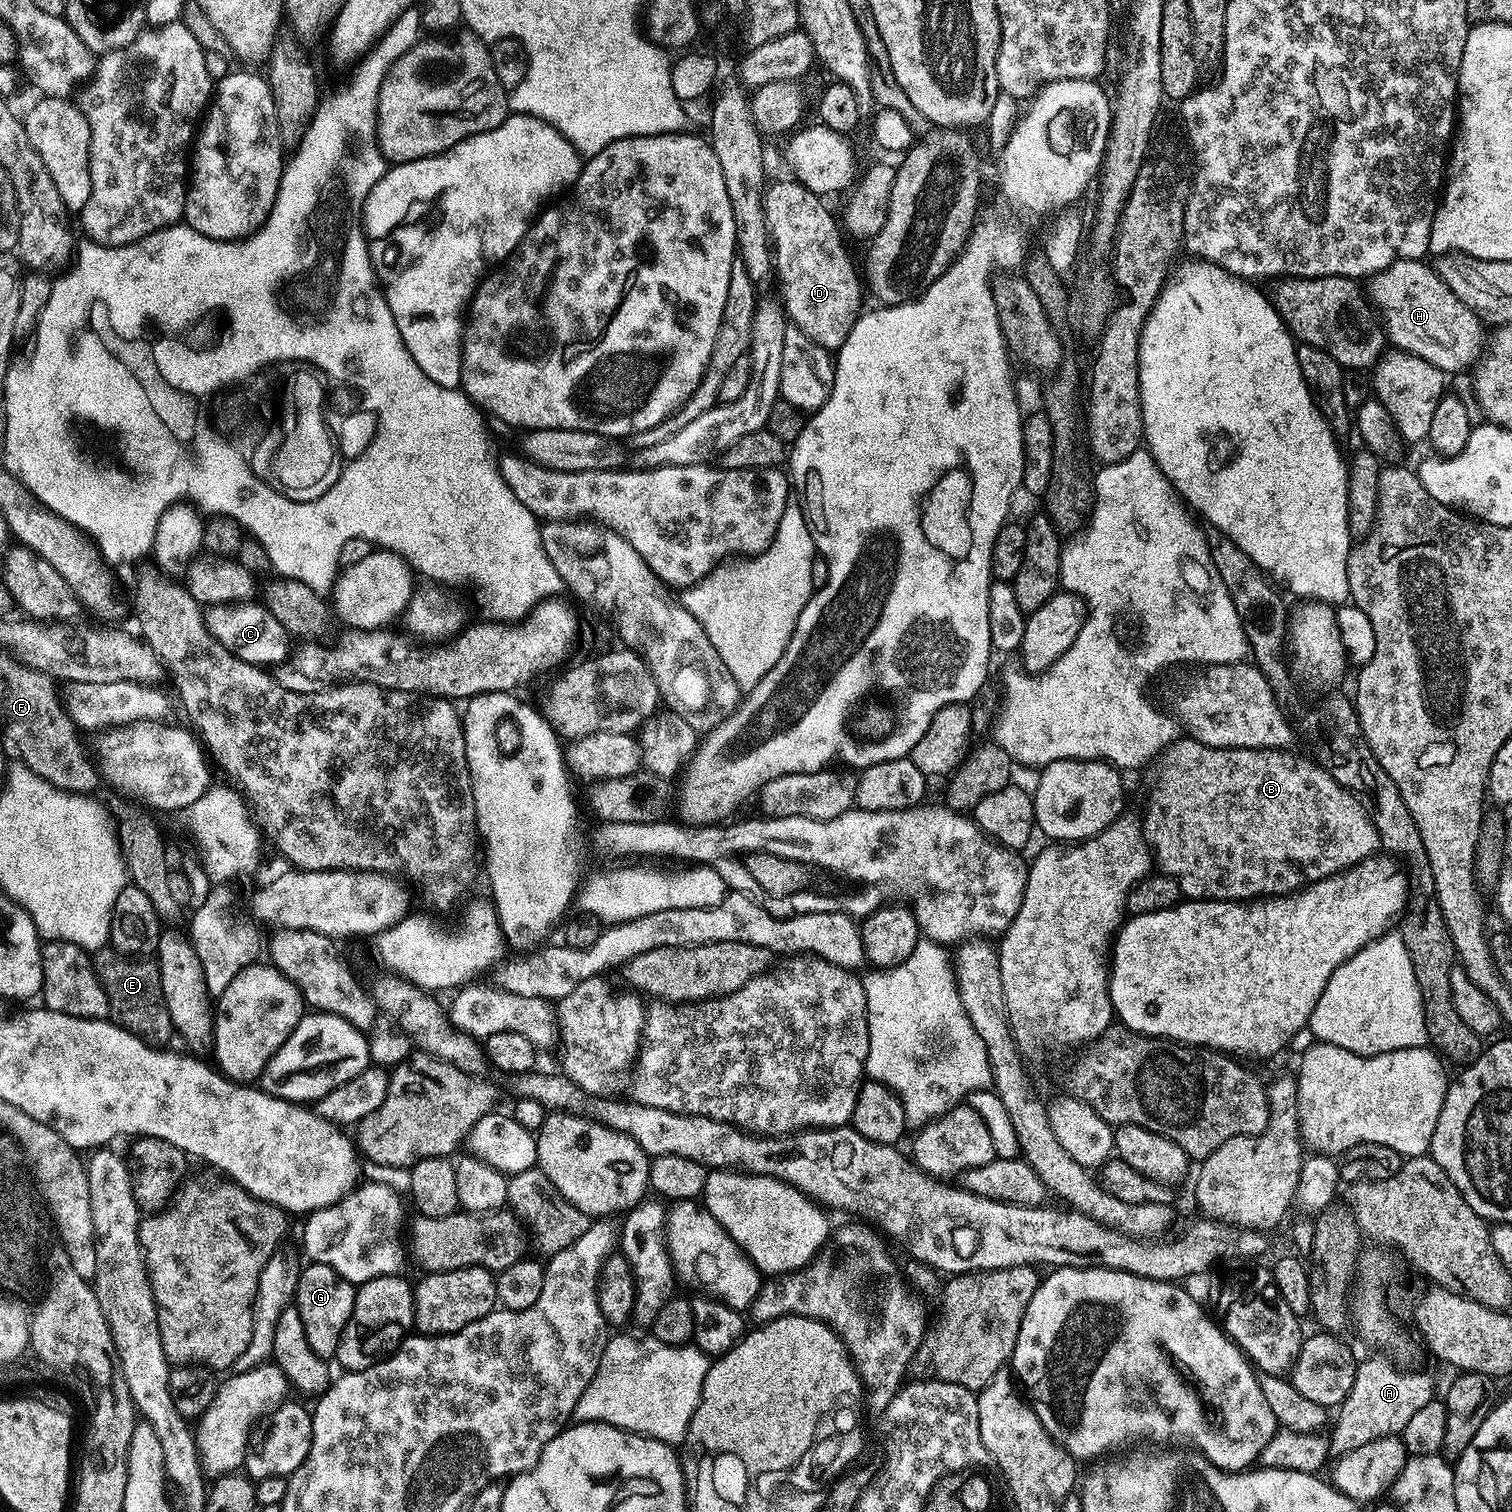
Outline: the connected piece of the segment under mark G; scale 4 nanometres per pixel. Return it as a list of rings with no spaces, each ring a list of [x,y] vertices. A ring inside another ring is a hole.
[[[308,1262],[301,1267],[294,1303],[298,1314],[302,1314],[302,1327],[310,1341],[310,1350],[324,1360],[331,1361],[336,1355],[342,1330],[346,1330],[346,1322],[350,1322],[350,1314],[354,1310],[356,1289],[357,1285],[342,1278],[338,1270],[330,1270],[330,1266]]]

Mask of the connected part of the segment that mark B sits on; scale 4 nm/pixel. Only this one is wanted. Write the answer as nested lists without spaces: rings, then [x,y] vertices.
[[[1177,738],[1174,743],[1168,745],[1158,757],[1158,765],[1160,769],[1157,770],[1156,776],[1160,781],[1152,788],[1152,797],[1148,800],[1148,809],[1142,815],[1142,823],[1144,825],[1144,838],[1148,841],[1148,847],[1151,848],[1154,857],[1154,864],[1163,875],[1170,877],[1171,880],[1176,880],[1180,887],[1181,893],[1189,900],[1254,900],[1257,898],[1267,898],[1270,896],[1287,896],[1299,889],[1301,886],[1307,885],[1314,880],[1325,880],[1327,876],[1333,876],[1339,872],[1346,871],[1347,868],[1352,868],[1355,864],[1360,864],[1369,856],[1377,855],[1380,848],[1380,835],[1374,826],[1374,822],[1368,817],[1368,812],[1360,804],[1360,797],[1355,796],[1353,792],[1347,792],[1344,787],[1332,777],[1331,772],[1327,767],[1320,766],[1315,768],[1308,760],[1303,760],[1300,756],[1295,756],[1295,751],[1285,750],[1282,748],[1211,748],[1202,742],[1193,740],[1191,738]]]

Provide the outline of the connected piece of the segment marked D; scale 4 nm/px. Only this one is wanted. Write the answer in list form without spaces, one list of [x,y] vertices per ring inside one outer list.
[[[791,178],[771,184],[763,189],[765,226],[768,227],[770,248],[774,253],[774,270],[778,275],[778,282],[780,278],[784,294],[782,303],[787,319],[823,348],[839,350],[848,341],[850,330],[854,330],[854,322],[862,315],[861,277],[860,280],[856,277],[856,272],[848,261],[848,252],[840,238],[840,228],[836,225],[831,210],[824,205],[827,203],[821,197],[815,196],[809,188]]]

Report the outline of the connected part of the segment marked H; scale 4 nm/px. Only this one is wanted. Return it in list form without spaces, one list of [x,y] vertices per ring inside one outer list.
[[[1424,260],[1394,262],[1367,281],[1366,292],[1383,323],[1387,343],[1393,349],[1414,354],[1438,366],[1446,374],[1460,372],[1463,368],[1471,369],[1485,351],[1485,323],[1475,316],[1470,307],[1466,306],[1453,290],[1450,290],[1431,263],[1428,265]]]

